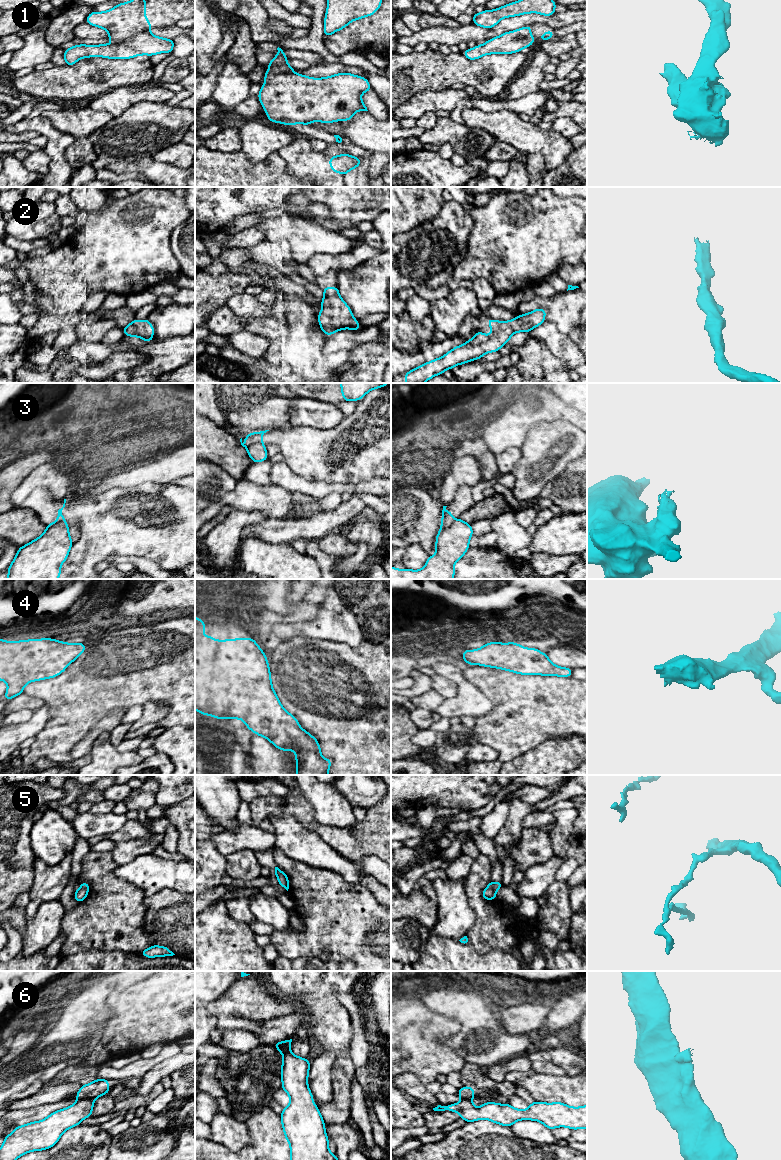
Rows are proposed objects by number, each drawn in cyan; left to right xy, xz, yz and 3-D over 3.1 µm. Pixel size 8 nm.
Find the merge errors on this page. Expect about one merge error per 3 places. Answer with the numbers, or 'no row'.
3, 6

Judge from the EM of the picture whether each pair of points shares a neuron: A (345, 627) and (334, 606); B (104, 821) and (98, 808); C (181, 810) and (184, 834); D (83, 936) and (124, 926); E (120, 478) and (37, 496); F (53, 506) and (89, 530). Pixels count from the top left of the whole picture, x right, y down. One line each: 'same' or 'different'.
A: same
B: different
C: same
D: same
E: different
F: same

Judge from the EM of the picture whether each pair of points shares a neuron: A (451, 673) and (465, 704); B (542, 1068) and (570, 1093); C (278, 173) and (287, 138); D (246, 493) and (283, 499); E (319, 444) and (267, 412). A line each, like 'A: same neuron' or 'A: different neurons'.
A: same neuron
B: different neurons
C: different neurons
D: same neuron
E: different neurons

